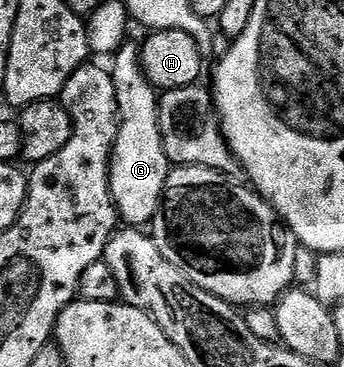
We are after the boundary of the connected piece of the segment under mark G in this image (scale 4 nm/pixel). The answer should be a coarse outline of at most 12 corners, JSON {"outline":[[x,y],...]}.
{"outline":[[139,44],[109,64],[119,107],[111,197],[124,225],[157,214],[173,165]]}

